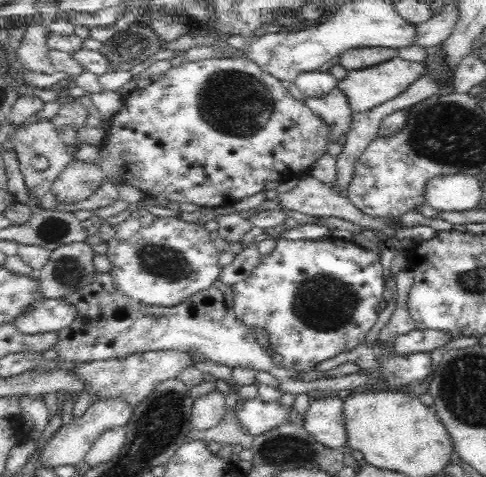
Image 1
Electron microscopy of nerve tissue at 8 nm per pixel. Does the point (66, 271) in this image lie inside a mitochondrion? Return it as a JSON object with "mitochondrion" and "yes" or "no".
{"mitochondrion":"yes"}

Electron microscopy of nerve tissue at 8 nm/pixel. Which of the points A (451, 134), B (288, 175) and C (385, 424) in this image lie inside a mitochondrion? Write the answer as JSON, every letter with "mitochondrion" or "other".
{"A":"mitochondrion","B":"other","C":"other"}

